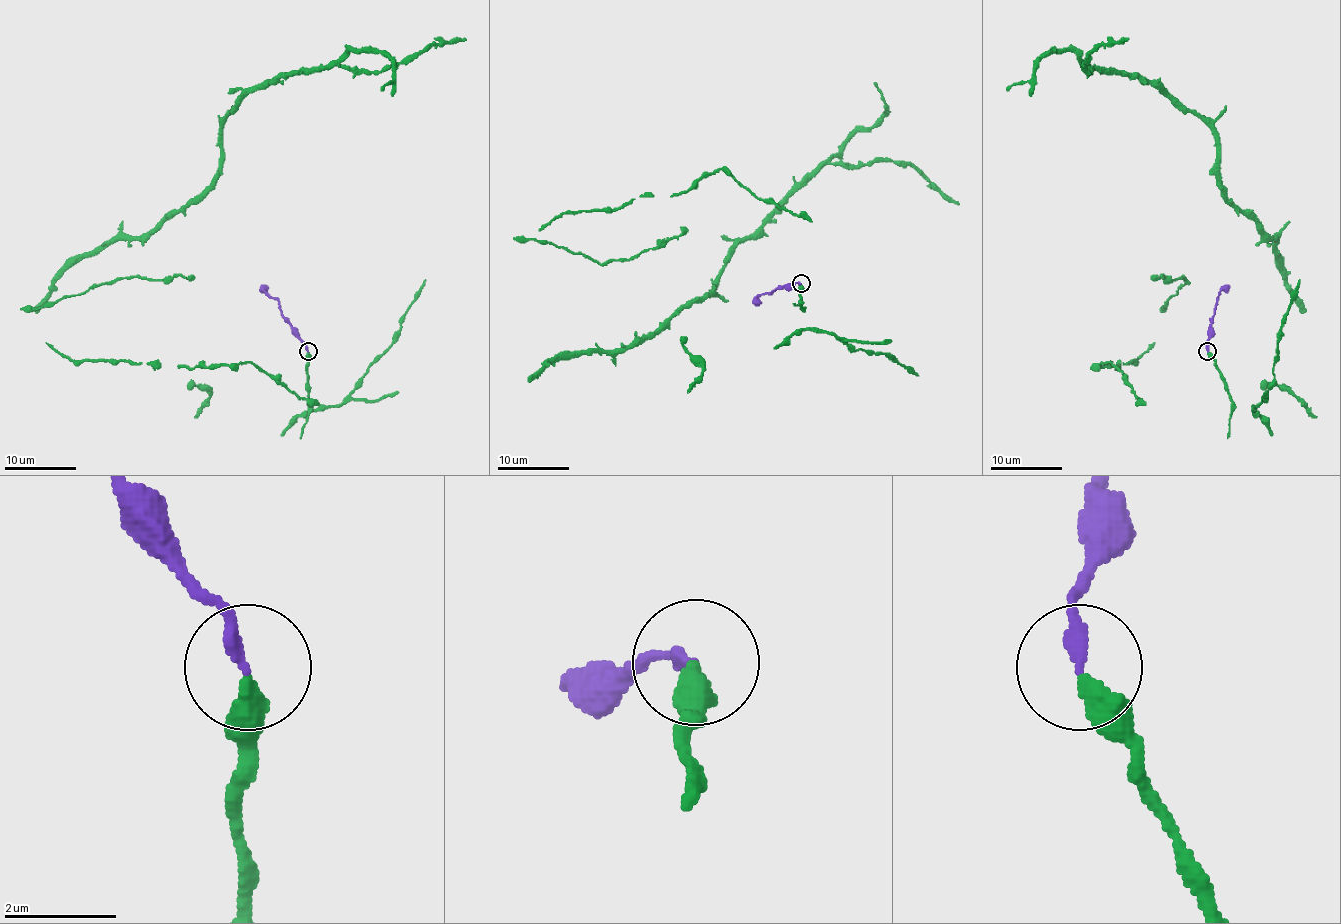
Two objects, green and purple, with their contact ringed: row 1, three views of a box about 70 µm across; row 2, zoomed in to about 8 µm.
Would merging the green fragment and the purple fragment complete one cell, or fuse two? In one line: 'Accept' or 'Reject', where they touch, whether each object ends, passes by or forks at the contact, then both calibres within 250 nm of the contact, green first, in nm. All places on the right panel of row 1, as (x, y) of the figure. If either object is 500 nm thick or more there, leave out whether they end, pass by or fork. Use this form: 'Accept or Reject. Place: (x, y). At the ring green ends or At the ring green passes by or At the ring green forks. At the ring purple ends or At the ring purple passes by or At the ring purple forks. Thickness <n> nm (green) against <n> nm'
Accept. Place: (1207, 351). At the ring green ends. At the ring purple ends. Thickness 400 nm (green) against 220 nm

